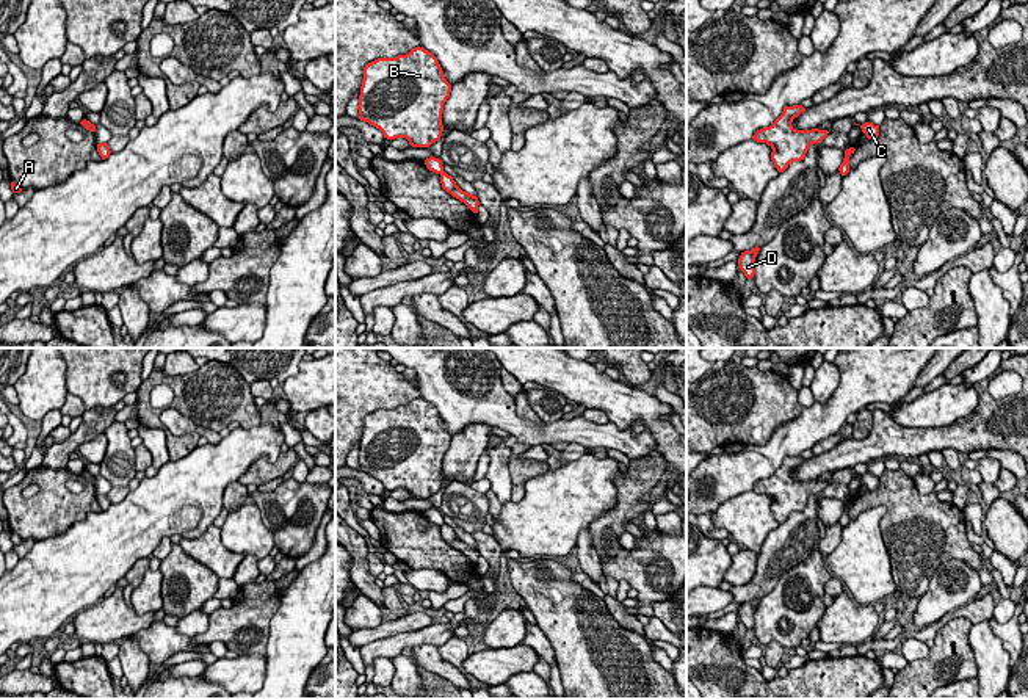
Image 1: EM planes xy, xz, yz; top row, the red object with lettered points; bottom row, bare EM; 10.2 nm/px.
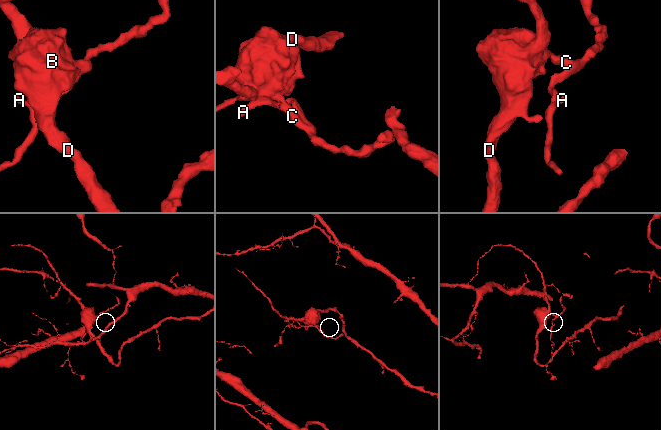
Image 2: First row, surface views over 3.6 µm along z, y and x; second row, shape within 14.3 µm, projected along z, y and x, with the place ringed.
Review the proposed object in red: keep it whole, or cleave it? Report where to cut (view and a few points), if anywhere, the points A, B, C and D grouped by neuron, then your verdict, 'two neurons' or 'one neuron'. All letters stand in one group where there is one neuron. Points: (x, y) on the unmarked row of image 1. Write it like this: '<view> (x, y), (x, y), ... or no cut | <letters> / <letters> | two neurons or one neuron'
xz (444, 522), (441, 525) | A C / B D | two neurons

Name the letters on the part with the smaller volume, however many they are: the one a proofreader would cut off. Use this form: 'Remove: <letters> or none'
Remove: A, C

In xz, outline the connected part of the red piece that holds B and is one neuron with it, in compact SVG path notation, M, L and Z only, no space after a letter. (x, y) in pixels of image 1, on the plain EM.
M423 398L395 409L378 409L364 418L359 470L379 480L390 492L406 489L412 498L429 498L442 487L443 455L450 444L451 436L445 431L437 409Z

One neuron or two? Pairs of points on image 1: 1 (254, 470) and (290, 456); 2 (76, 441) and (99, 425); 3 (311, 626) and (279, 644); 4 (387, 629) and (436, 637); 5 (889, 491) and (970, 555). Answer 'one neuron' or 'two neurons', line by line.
1: one neuron
2: one neuron
3: one neuron
4: two neurons
5: one neuron

